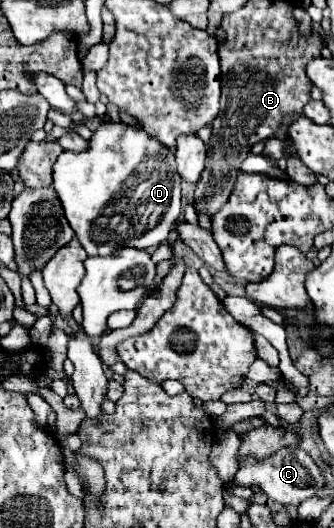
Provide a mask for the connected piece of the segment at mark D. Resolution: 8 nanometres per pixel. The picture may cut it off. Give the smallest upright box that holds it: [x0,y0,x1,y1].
[53,123,181,255]

